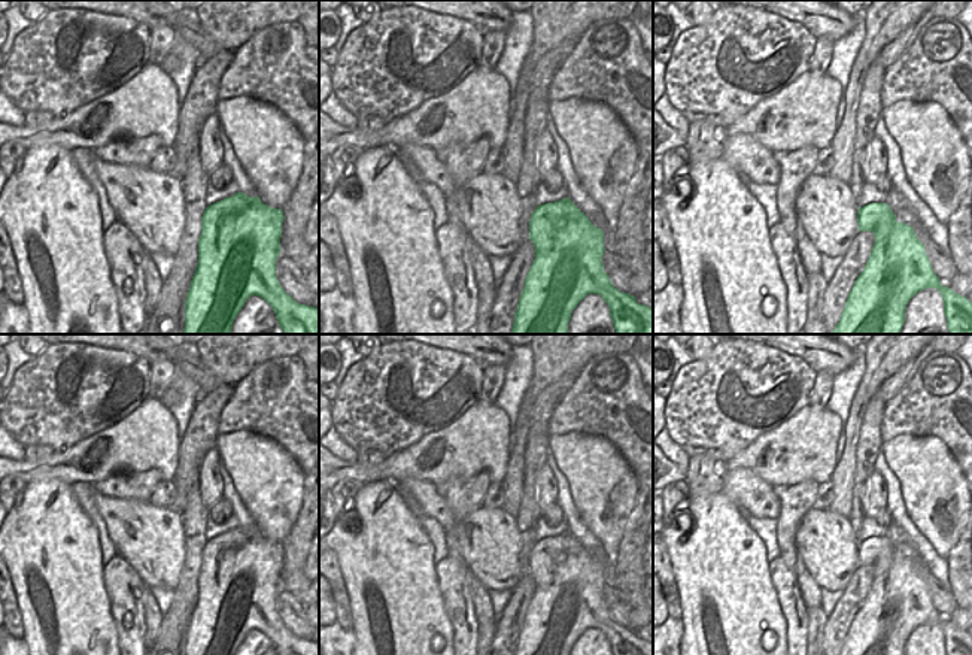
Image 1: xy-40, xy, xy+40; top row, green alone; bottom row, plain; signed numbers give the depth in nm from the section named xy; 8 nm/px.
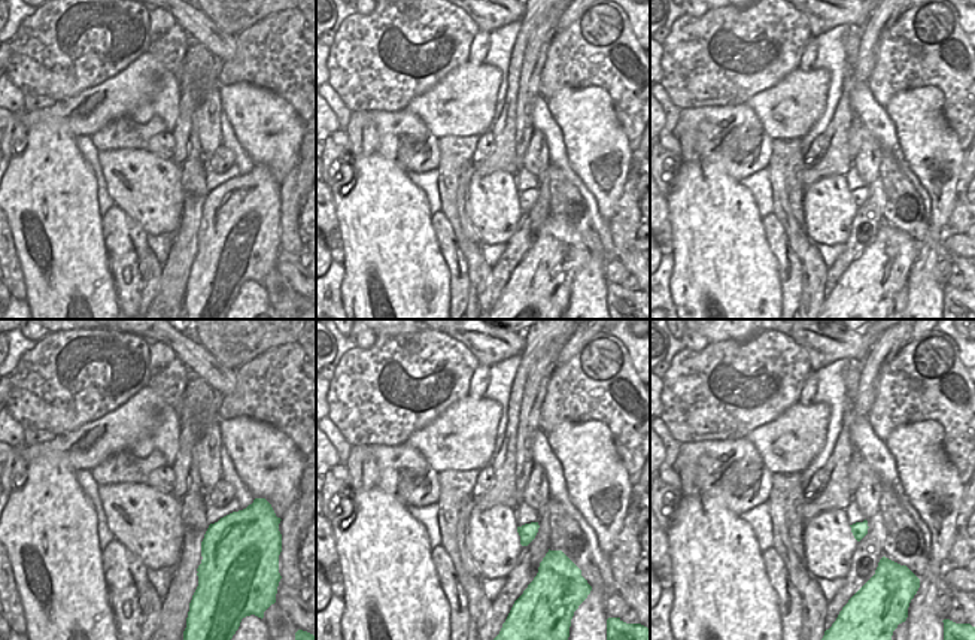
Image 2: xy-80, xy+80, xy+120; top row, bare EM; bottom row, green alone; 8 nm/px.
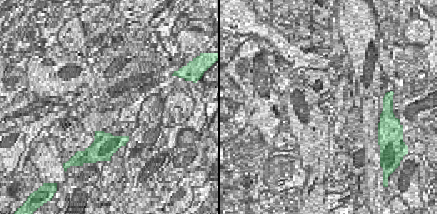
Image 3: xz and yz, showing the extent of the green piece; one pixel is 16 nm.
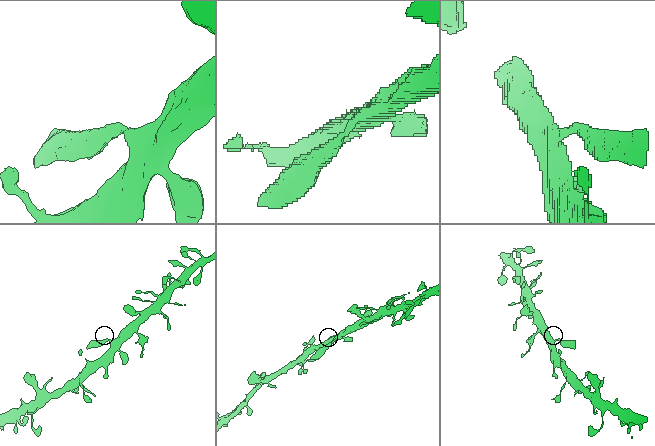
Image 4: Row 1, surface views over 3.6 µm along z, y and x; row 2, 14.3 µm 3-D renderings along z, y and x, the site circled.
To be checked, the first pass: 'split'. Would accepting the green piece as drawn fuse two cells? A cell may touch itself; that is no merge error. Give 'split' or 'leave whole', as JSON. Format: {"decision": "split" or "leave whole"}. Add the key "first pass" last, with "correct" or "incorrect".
{"decision": "leave whole", "first pass": "incorrect"}

